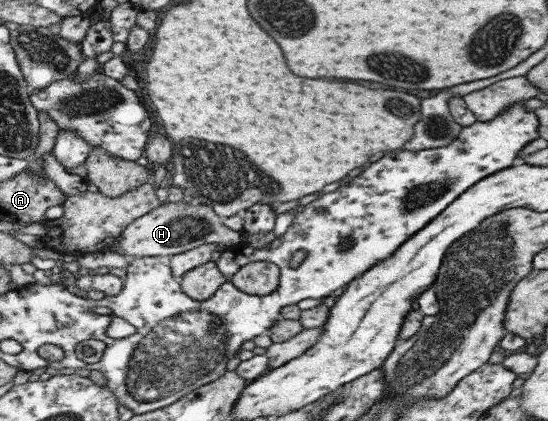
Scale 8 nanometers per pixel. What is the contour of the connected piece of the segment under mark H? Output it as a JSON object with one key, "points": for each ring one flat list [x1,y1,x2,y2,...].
{"points":[[180,202,158,203,158,206,147,215,134,219,116,237,108,251,118,255,136,255,136,257,171,257,184,253,204,243,218,243,232,246,245,242,242,232,236,232,222,224,209,206,189,205]]}

